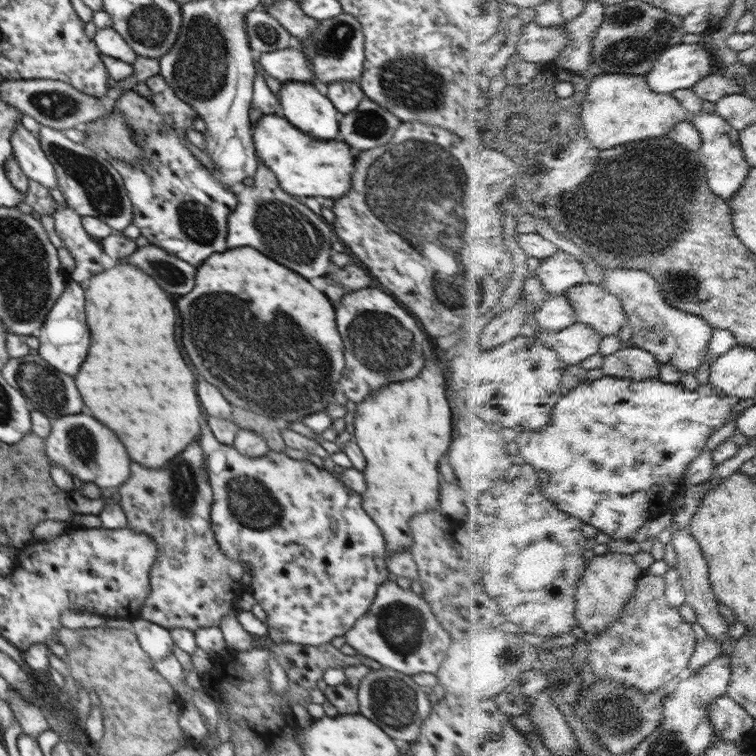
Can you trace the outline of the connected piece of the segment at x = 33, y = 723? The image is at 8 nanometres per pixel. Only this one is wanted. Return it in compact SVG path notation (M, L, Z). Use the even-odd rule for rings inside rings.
M8 688L8 706L15 714L15 718L20 722L23 733L33 738L38 738L44 730L49 730L50 726L42 715L42 712L32 704L26 702L16 690Z

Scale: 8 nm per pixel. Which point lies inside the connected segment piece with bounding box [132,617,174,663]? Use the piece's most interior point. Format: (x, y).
(156, 642)

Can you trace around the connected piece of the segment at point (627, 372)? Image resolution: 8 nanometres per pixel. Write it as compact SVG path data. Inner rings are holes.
M638 346L625 347L607 358L603 370L608 376L632 377L634 380L645 381L660 378L662 364L653 352Z

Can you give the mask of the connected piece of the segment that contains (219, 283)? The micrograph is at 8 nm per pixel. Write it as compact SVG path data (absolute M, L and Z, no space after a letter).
M234 248L234 250L226 250L226 252L214 252L214 256L204 260L204 264L198 268L194 290L188 296L182 296L176 302L176 308L182 318L182 346L184 346L186 354L190 356L194 366L200 370L200 374L210 384L214 384L220 392L226 392L225 399L231 405L243 408L246 413L256 412L256 406L258 406L260 412L272 420L282 418L282 420L292 422L301 420L310 414L325 411L328 404L333 402L334 392L339 387L339 380L342 378L342 370L345 366L344 343L336 330L334 308L332 308L329 298L326 298L320 290L316 290L306 278L292 272L290 268L270 260L268 256L262 256L254 248Z

